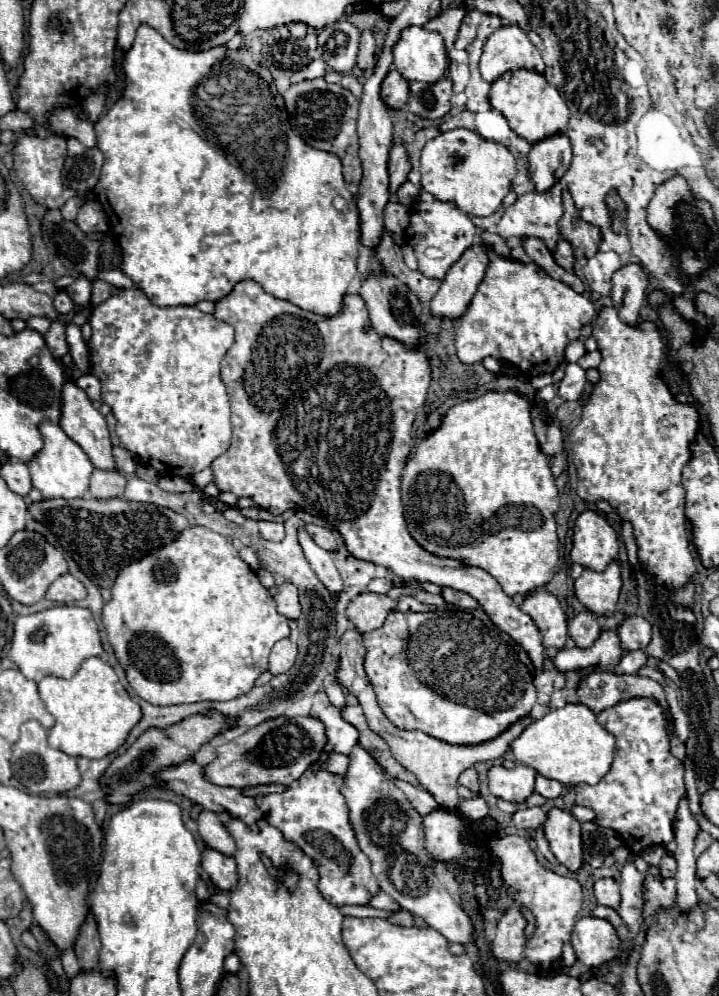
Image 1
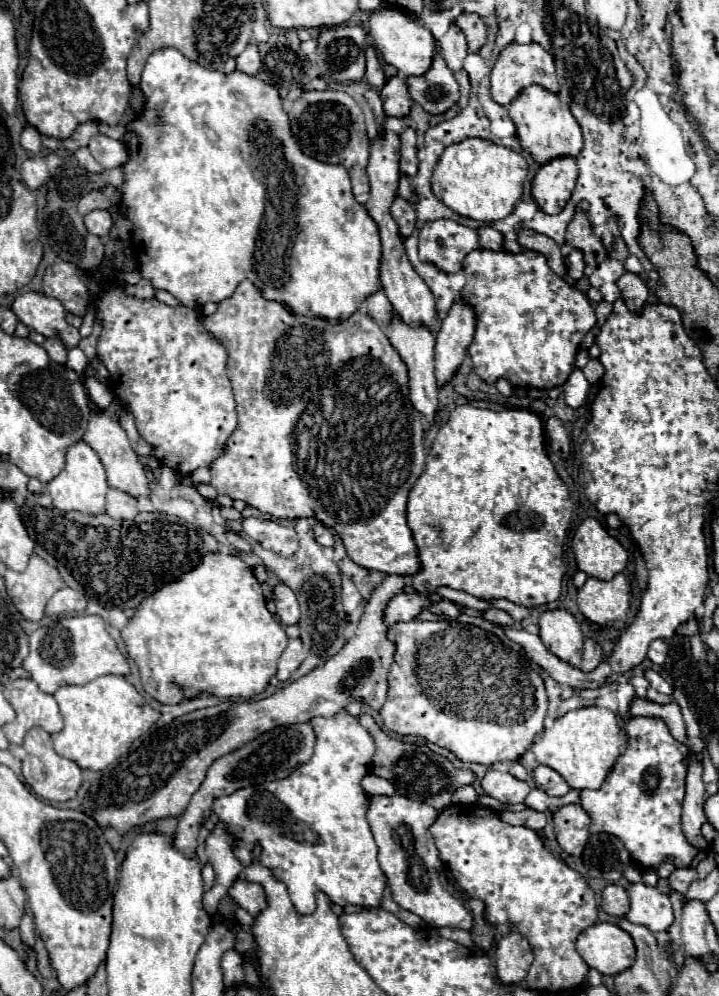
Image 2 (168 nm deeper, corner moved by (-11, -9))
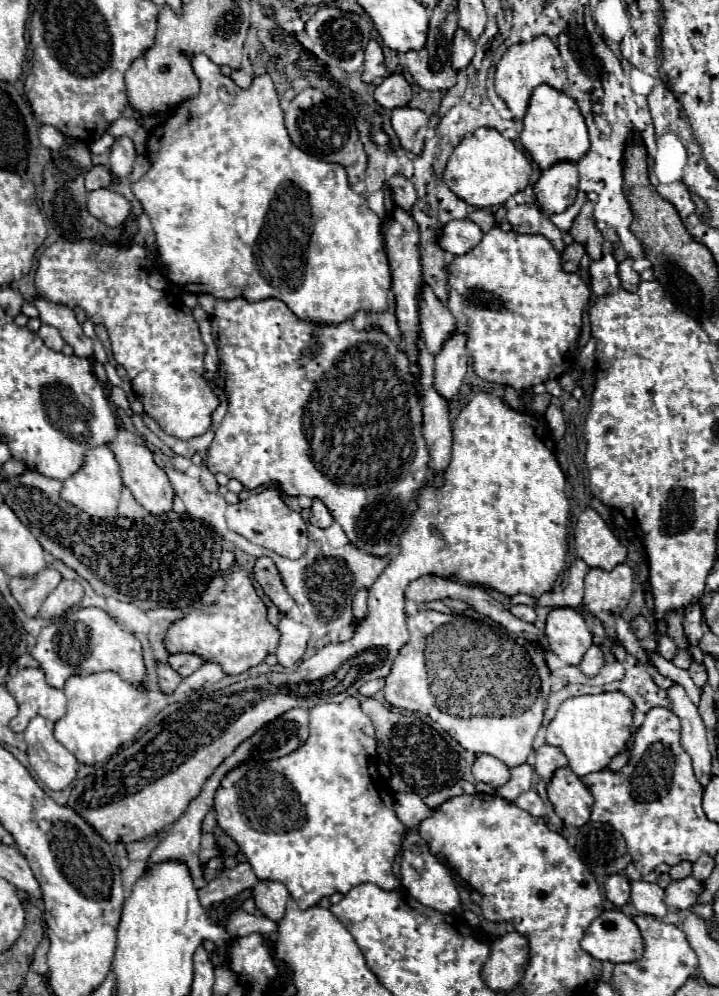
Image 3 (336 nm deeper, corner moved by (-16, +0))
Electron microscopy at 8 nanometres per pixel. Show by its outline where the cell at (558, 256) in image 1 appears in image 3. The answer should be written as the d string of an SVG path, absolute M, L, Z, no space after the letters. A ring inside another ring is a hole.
M572 242L570 246L564 248L562 252L562 268L566 272L576 272L580 266L580 260L584 256L584 246L580 246L578 242Z

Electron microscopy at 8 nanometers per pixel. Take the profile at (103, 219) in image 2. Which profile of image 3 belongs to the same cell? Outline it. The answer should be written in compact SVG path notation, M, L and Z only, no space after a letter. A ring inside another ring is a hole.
M110 188L92 190L88 194L88 212L106 226L120 226L132 214L132 204Z

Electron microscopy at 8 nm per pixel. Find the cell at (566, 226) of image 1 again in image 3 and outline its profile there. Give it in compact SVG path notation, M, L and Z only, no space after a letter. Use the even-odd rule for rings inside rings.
M586 202L582 206L582 210L578 212L578 216L574 218L574 224L570 228L570 236L574 238L574 242L582 244L586 248L586 254L592 258L592 261L602 258L602 234L596 228L594 216L592 216L592 204Z

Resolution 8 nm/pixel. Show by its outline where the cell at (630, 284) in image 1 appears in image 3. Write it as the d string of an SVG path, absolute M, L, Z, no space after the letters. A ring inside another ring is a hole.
M626 258L624 262L618 264L618 278L622 282L622 288L628 290L628 292L636 290L636 286L640 284L640 274L632 270L632 260L630 258Z

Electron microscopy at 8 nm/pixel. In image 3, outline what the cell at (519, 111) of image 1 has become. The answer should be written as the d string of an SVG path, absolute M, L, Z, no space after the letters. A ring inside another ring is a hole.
M542 84L532 92L528 112L524 116L524 130L520 134L520 142L540 166L540 170L546 170L548 166L554 166L556 162L564 160L578 162L590 150L588 128L578 104L570 96L560 90L554 90L548 84Z

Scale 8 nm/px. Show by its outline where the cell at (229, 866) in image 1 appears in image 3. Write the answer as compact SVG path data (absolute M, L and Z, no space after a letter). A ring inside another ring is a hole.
M258 882L254 886L256 906L274 922L278 922L286 912L286 902L290 894L280 882Z

